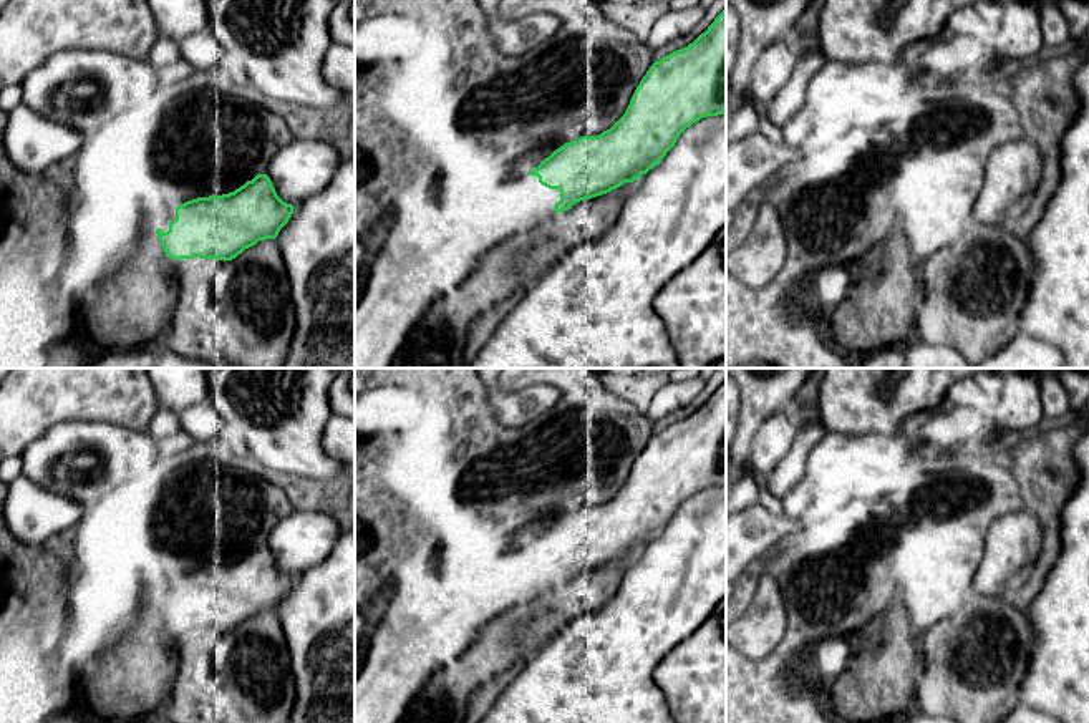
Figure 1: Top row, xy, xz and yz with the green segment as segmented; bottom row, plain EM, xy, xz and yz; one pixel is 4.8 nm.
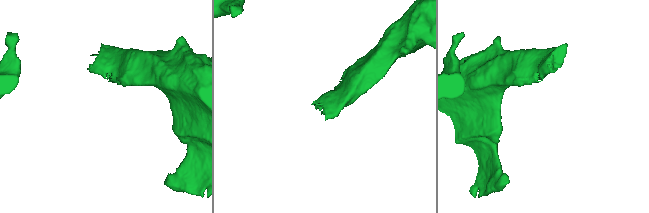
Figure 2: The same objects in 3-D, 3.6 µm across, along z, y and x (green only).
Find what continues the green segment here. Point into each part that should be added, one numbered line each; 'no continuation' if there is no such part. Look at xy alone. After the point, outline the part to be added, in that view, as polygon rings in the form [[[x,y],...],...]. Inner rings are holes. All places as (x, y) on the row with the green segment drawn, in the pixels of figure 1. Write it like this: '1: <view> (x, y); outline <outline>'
1: xy (161, 219); outline [[[176,207],[164,209],[161,212],[151,214],[146,217],[146,222],[154,232],[156,229],[161,229],[162,232],[169,230],[169,222],[176,219]]]

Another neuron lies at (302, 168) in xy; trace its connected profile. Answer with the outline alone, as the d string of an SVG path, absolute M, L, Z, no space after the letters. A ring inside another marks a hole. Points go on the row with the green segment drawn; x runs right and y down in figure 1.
M292 139L269 163L267 174L277 196L297 206L320 192L343 163L336 148L320 139Z

